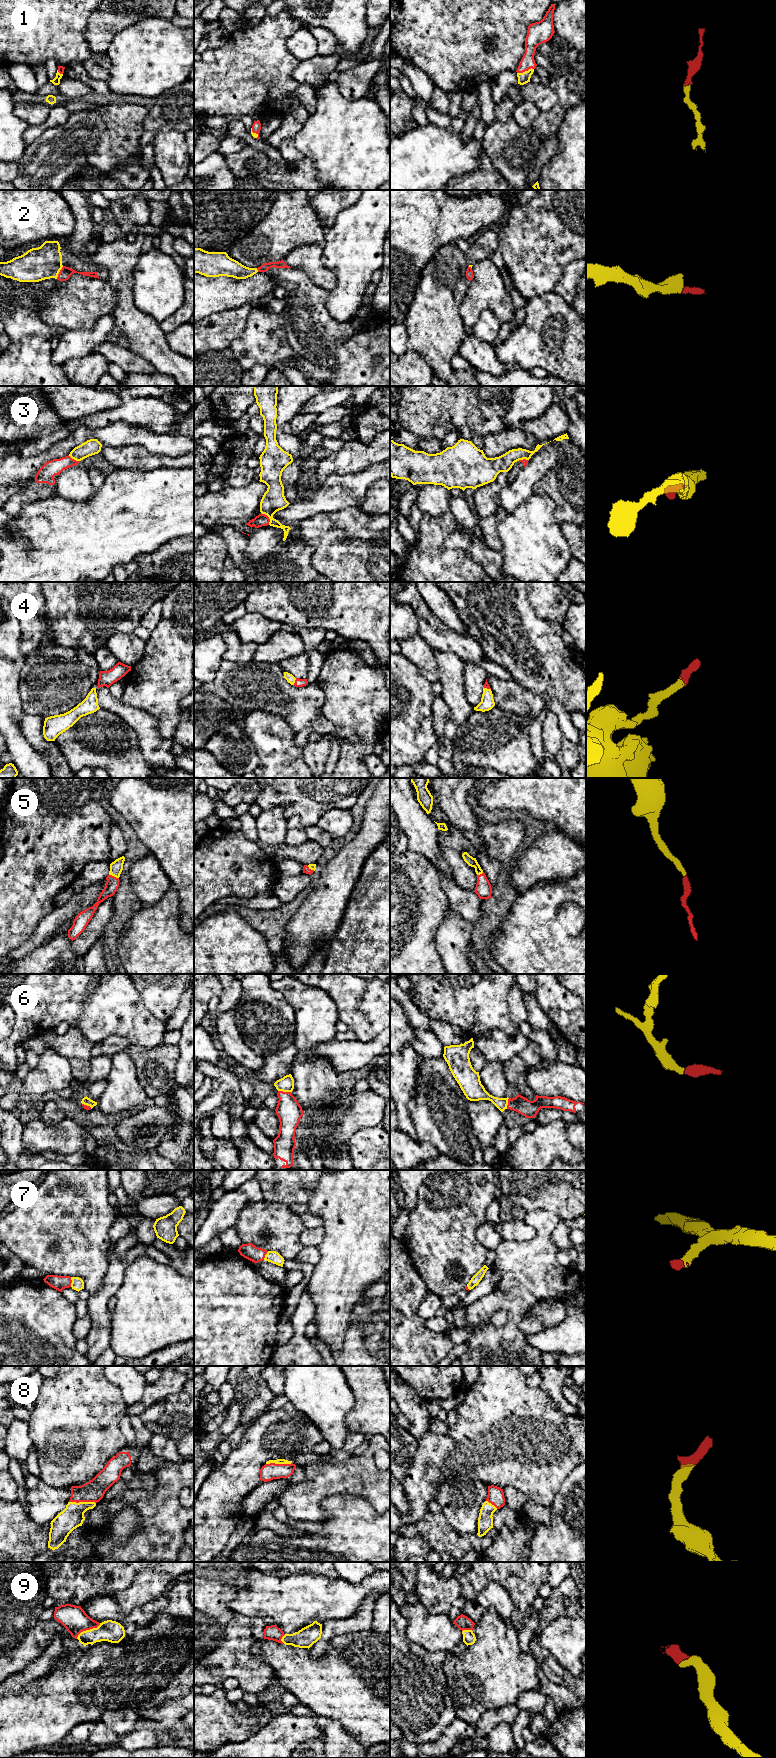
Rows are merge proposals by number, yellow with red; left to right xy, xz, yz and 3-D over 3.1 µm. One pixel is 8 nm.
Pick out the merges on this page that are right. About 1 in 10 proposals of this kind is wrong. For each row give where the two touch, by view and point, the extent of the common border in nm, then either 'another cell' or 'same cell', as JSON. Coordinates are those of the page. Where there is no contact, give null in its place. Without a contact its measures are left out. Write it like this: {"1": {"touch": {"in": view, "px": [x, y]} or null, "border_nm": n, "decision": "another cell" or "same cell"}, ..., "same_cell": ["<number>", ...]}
{"1": {"touch": {"in": "yz", "px": [525, 71]}, "border_nm": 140, "decision": "same cell"}, "2": {"touch": {"in": "xy", "px": [59, 271]}, "border_nm": 120, "decision": "same cell"}, "3": {"touch": {"in": "xz", "px": [268, 516]}, "border_nm": 120, "decision": "another cell"}, "4": {"touch": {"in": "xz", "px": [294, 681]}, "border_nm": 60, "decision": "same cell"}, "5": {"touch": {"in": "xy", "px": [114, 876]}, "border_nm": 90, "decision": "same cell"}, "6": {"touch": {"in": "xz", "px": [284, 1091]}, "border_nm": 110, "decision": "same cell"}, "7": {"touch": {"in": "xy", "px": [72, 1282]}, "border_nm": 80, "decision": "same cell"}, "8": {"touch": {"in": "xy", "px": [82, 1502]}, "border_nm": 220, "decision": "same cell"}, "9": {"touch": {"in": "xy", "px": [87, 1630]}, "border_nm": 240, "decision": "same cell"}, "same_cell": ["1", "2", "4", "5", "6", "7", "8", "9"]}

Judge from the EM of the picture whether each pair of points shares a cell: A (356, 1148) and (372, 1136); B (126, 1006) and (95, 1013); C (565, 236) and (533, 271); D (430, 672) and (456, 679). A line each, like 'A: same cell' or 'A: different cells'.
A: same cell
B: same cell
C: same cell
D: different cells

